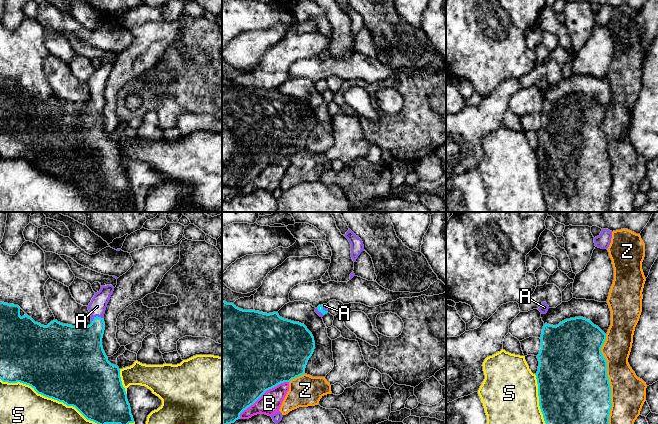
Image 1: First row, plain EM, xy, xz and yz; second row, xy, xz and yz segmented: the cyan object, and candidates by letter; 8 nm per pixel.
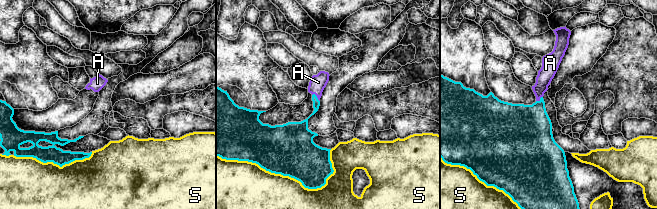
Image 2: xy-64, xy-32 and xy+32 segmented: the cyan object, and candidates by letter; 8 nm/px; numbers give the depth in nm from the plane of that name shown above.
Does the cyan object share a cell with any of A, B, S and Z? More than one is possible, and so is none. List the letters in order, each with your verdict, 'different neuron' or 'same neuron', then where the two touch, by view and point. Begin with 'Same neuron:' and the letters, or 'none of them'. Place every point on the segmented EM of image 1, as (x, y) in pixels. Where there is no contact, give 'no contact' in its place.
Same neuron: A
A: same neuron; meets cyan in xy at (97, 316)
B: different neuron; meets cyan in xz at (262, 394)
S: different neuron; meets cyan in xy at (49, 397)
Z: different neuron; meets cyan in yz at (608, 379)

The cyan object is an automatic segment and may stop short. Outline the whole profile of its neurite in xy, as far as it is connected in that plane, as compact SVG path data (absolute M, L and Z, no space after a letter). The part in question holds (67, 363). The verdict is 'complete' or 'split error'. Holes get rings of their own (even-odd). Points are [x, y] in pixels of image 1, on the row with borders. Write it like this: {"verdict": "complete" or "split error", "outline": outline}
{"verdict": "split error", "outline": "M107 285L101 286L100 291L95 293L87 306L91 314L91 324L88 326L72 326L57 320L44 326L27 314L21 317L18 305L0 302L0 379L3 382L29 385L38 394L75 407L87 420L97 424L134 423L120 369L108 361L102 346L104 314L113 291L114 287Z"}

